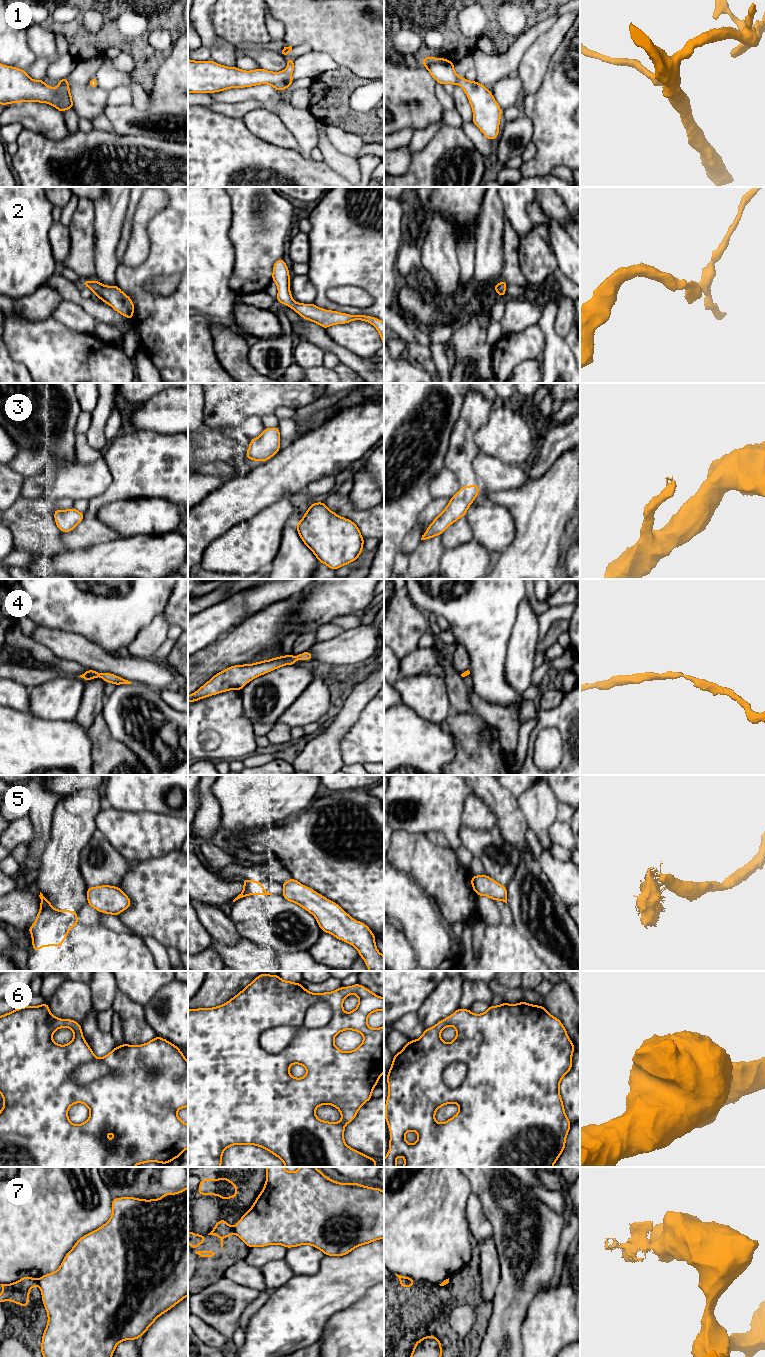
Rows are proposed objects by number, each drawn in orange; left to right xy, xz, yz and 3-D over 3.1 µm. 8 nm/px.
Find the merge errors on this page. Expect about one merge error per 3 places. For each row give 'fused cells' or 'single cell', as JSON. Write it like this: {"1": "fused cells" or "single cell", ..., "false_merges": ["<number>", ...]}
{"1": "single cell", "2": "single cell", "3": "single cell", "4": "single cell", "5": "fused cells", "6": "fused cells", "7": "fused cells", "false_merges": ["5", "6", "7"]}

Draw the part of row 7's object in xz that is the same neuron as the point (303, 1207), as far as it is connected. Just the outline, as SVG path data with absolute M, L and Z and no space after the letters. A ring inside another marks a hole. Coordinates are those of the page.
M267 1167L261 1193L233 1229L249 1248L307 1244L328 1256L344 1256L358 1246L384 1239L384 1191L359 1183L338 1183L316 1167L300 1167L295 1172Z

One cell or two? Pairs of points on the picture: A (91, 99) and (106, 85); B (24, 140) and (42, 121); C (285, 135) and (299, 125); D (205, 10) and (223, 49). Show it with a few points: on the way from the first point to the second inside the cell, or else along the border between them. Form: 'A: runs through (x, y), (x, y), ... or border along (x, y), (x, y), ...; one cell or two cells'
A: border along (97, 87), (107, 91); two cells
B: border along (24, 128), (31, 129), (55, 140); two cells
C: border along (275, 113), (294, 136), (300, 150); two cells
D: runs through (205, 20), (206, 32), (213, 39); one cell

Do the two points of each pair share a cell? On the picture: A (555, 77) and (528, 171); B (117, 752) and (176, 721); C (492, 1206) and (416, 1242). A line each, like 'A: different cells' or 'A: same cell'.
A: same cell
B: different cells
C: different cells

